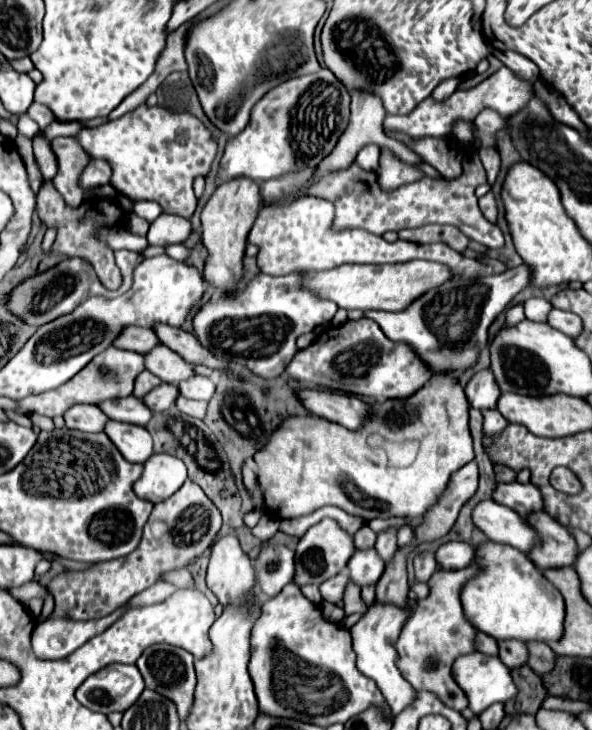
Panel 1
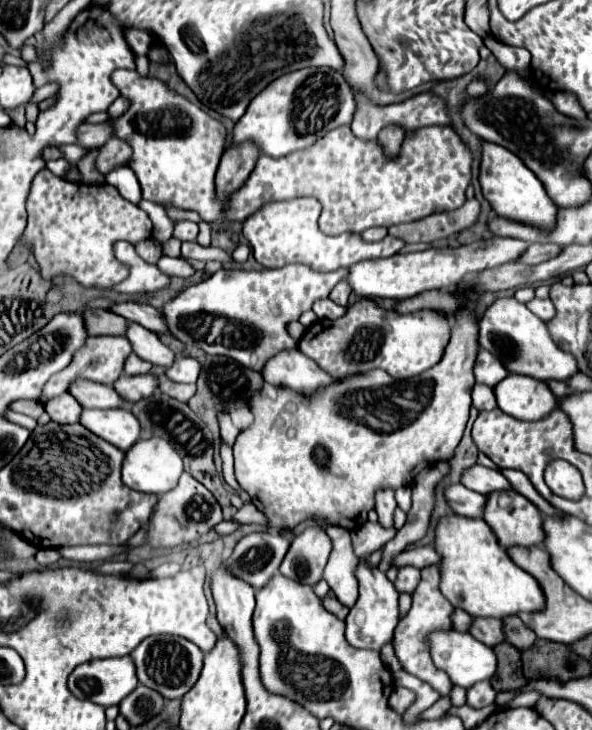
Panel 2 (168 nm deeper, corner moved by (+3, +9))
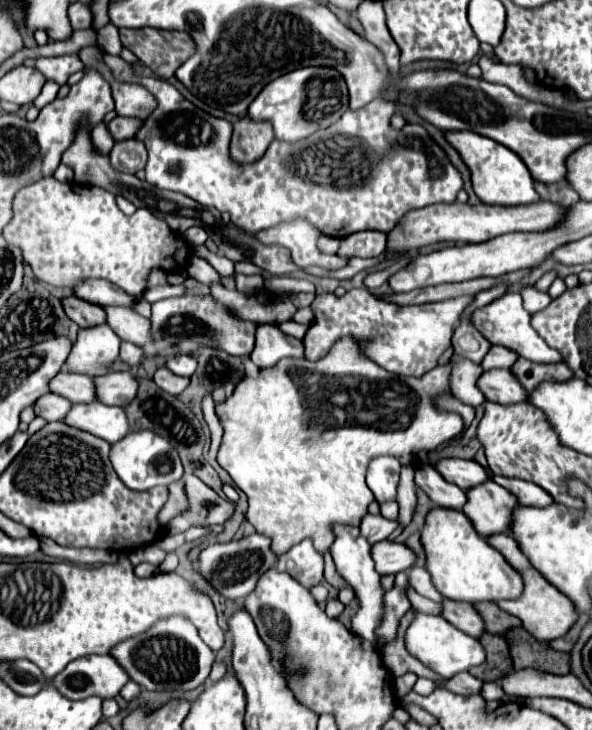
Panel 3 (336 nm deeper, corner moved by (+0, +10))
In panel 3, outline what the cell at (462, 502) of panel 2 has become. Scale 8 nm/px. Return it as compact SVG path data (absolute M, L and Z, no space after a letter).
M421 464L415 470L415 484L417 488L421 488L433 504L443 506L443 508L453 508L453 510L461 510L463 504L467 502L465 492L461 488L457 488L455 484L447 482L431 464Z

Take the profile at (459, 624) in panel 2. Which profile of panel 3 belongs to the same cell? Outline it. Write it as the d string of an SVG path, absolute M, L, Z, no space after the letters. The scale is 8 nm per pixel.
M410 587L409 589L405 590L405 594L407 594L412 607L417 611L432 615L441 614L441 604L435 603L417 594L413 588Z

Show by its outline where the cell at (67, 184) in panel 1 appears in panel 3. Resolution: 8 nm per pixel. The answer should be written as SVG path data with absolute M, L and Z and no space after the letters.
M117 116L107 126L109 126L115 140L129 140L129 138L135 138L135 134L139 132L139 126L143 126L143 120Z

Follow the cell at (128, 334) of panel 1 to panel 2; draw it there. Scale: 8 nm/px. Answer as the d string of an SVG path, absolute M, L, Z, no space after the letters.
M88 309L84 313L88 335L126 335L128 319L104 309Z

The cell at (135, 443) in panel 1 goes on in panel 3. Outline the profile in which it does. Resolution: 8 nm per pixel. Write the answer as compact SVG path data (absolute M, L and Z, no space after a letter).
M101 402L73 404L71 410L67 412L67 418L63 418L63 422L67 426L95 434L107 440L109 444L121 440L129 432L125 410L119 406L105 406Z

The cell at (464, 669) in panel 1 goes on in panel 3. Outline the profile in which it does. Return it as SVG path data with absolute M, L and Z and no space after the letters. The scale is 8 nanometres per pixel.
M417 612L409 628L405 630L405 648L411 656L415 656L429 670L441 674L443 678L451 678L457 672L469 670L471 666L479 666L485 662L485 650L477 638L463 634L441 616L431 616L423 612Z

